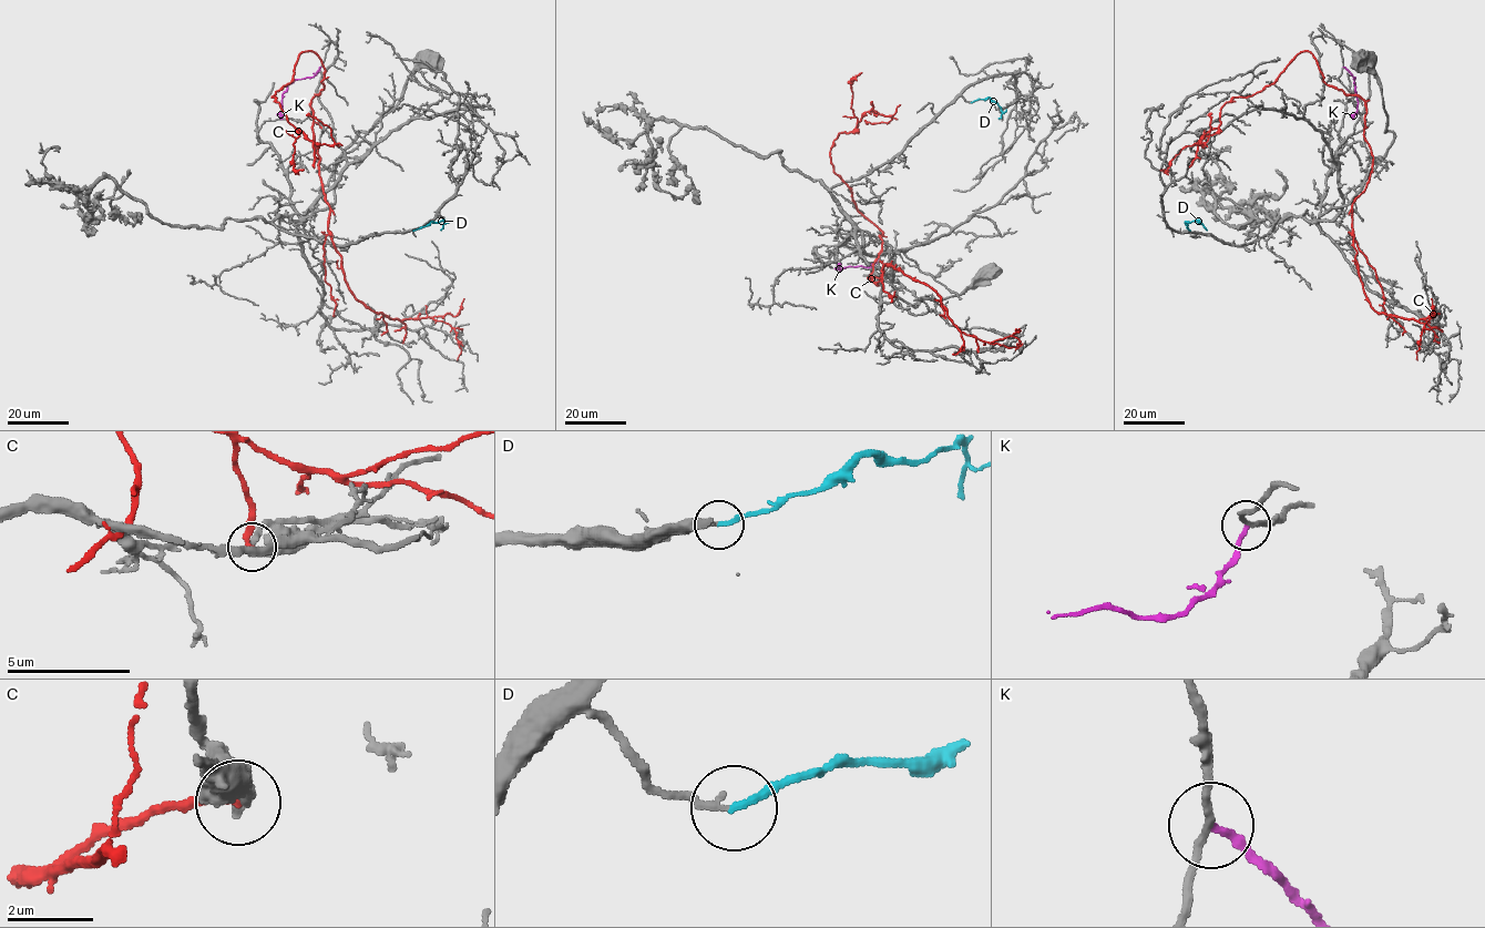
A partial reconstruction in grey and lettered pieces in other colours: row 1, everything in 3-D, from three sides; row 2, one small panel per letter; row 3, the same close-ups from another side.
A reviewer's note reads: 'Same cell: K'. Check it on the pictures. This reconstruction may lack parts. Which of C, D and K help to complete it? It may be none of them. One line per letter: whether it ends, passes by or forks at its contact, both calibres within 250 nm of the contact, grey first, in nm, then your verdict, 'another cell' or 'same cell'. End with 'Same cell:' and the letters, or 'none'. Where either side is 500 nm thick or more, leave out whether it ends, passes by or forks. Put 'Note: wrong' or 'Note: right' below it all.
C: it ends there; 200 nm thick on the grey side, 220 nm on the other; another cell
D: it ends there; 180 nm thick on the grey side, 170 nm on the other; same cell
K: it ends there; 170 nm thick on the grey side, 180 nm on the other; another cell
Same cell: D
Note: wrong

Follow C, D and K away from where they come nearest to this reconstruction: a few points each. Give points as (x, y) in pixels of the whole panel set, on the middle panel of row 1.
C: (979, 352), (929, 286), (888, 264), (868, 277), (882, 234), (831, 162), (866, 112), (892, 119), (863, 121)
D: (971, 102), (990, 98), (1001, 109), (999, 119)
K: (878, 256), (870, 266), (840, 271), (840, 265)

